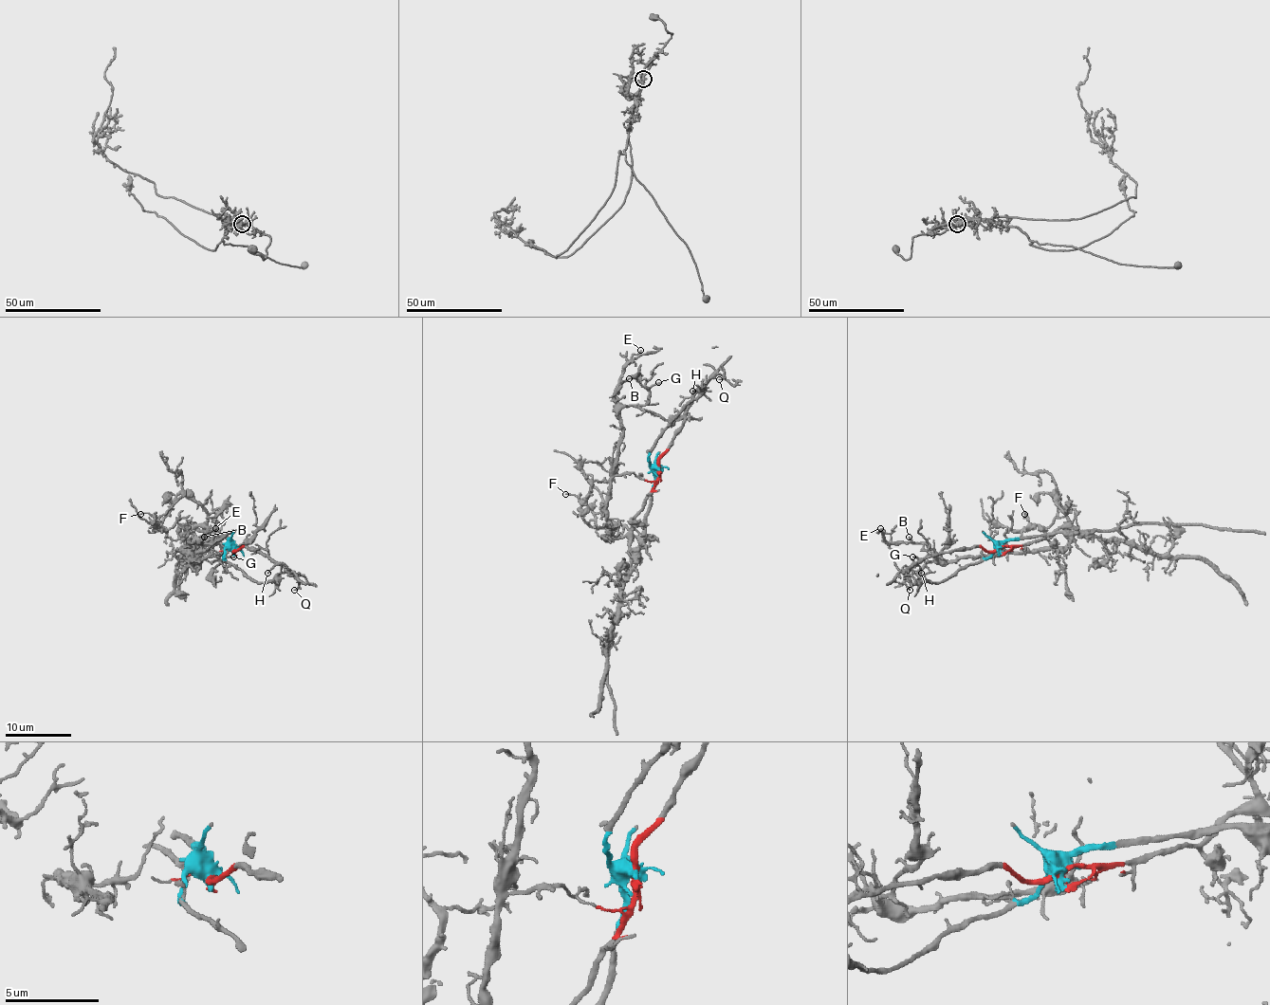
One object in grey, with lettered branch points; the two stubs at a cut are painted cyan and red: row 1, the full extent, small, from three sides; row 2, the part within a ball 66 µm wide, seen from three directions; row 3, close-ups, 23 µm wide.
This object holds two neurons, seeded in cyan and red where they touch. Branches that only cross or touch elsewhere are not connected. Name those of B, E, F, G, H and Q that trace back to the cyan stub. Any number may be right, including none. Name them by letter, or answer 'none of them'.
none of them

